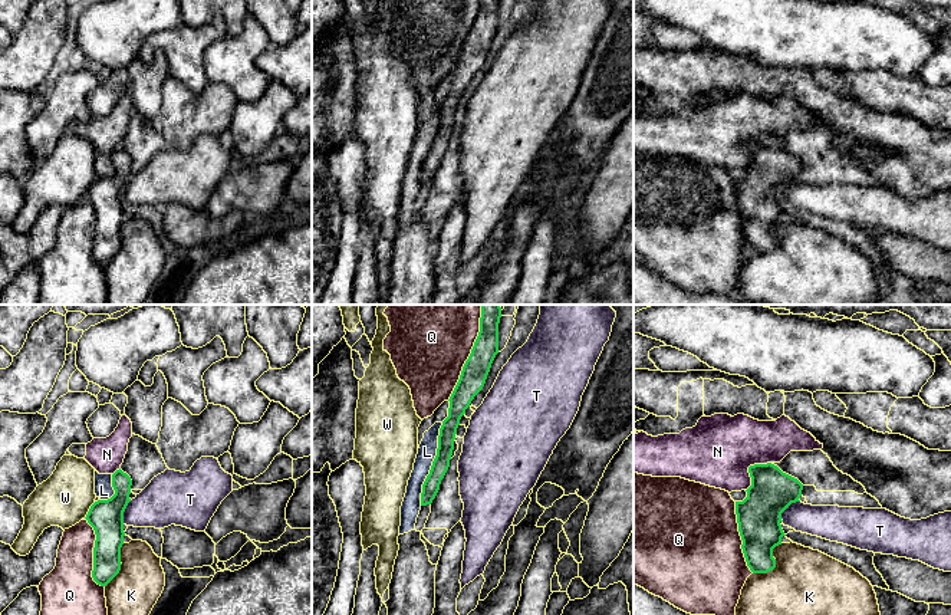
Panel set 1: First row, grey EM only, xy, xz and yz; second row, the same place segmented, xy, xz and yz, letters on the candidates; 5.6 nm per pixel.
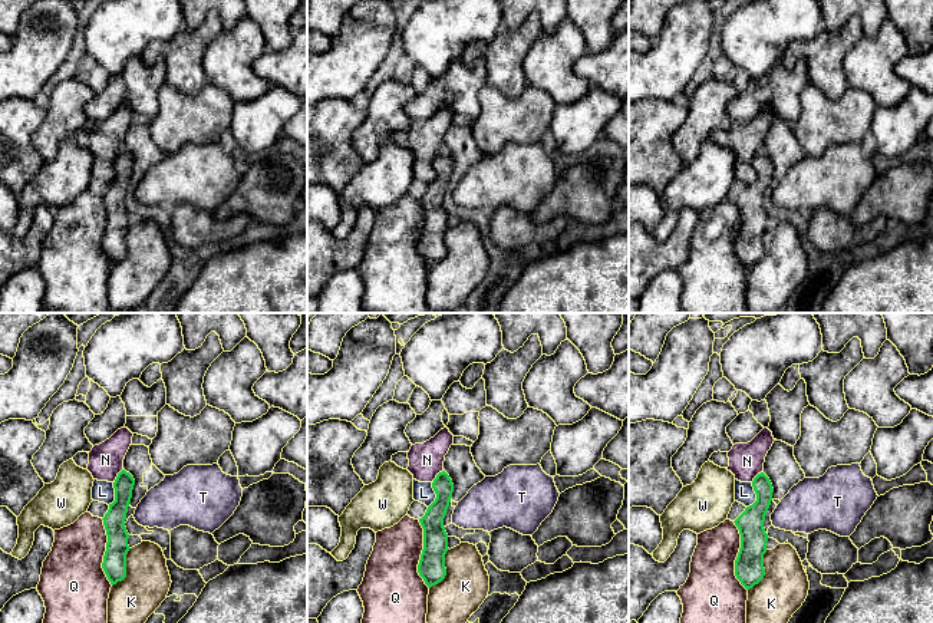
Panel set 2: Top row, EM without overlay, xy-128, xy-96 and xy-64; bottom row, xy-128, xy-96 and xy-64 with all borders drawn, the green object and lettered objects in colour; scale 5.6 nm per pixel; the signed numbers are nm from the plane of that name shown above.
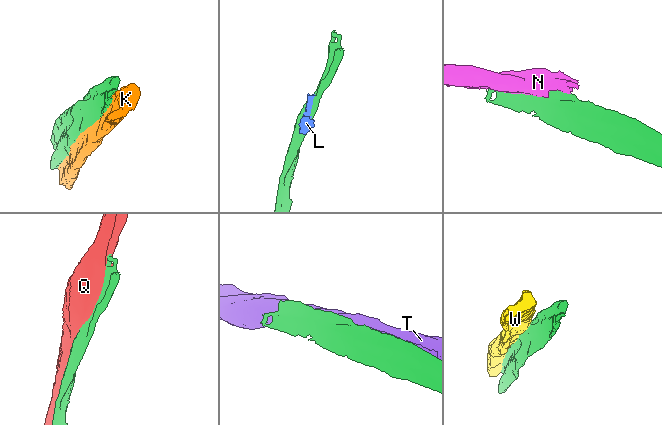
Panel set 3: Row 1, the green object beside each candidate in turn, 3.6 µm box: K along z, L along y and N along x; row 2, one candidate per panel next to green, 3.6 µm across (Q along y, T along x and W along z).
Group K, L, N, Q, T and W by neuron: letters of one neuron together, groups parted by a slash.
K / L N / Q / T / W

